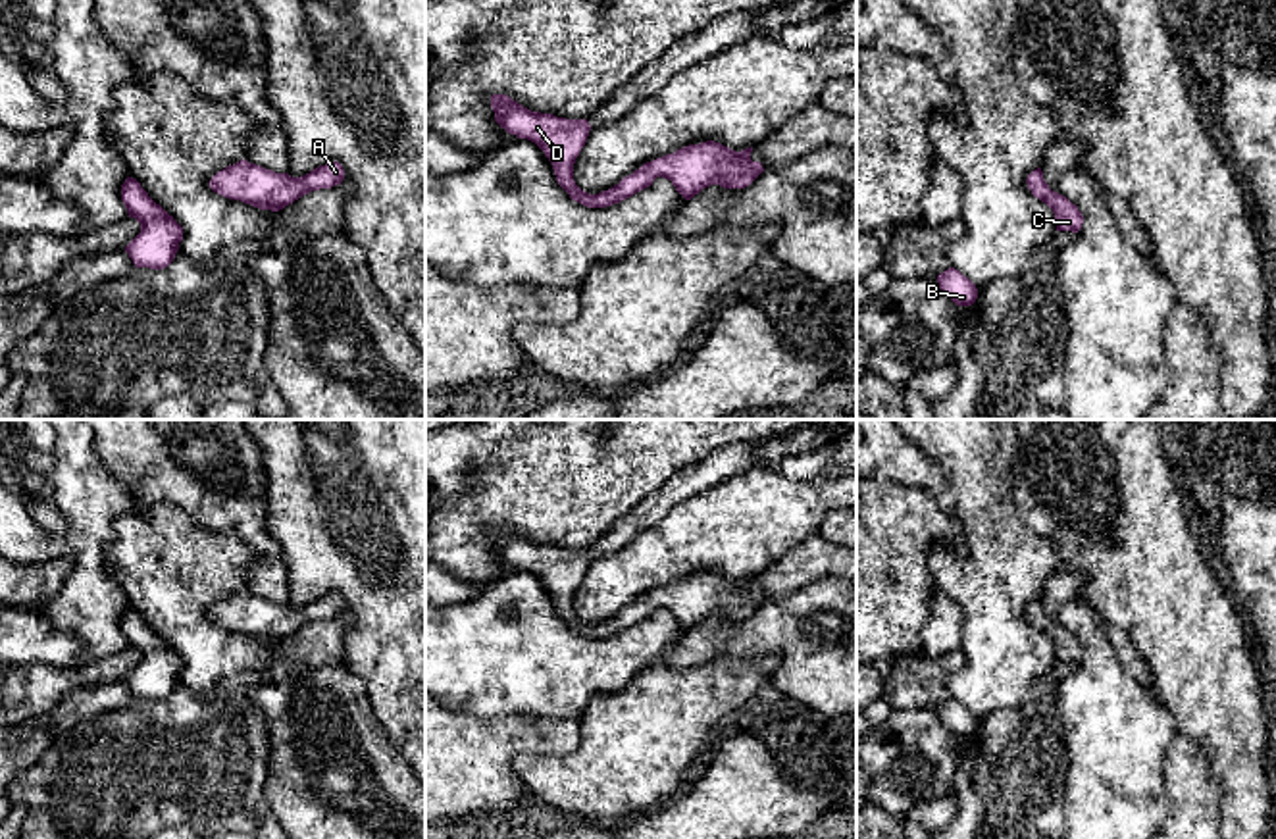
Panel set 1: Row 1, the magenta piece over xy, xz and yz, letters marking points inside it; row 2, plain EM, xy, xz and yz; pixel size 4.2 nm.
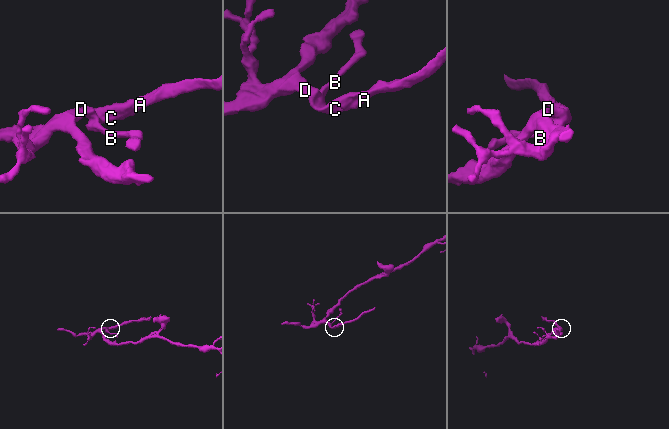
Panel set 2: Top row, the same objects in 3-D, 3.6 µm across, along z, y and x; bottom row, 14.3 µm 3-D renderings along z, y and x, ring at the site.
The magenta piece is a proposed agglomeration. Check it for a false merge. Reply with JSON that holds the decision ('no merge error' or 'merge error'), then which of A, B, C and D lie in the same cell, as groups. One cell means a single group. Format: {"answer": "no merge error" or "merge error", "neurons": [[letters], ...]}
{"answer": "no merge error", "neurons": [["A", "B", "C", "D"]]}

